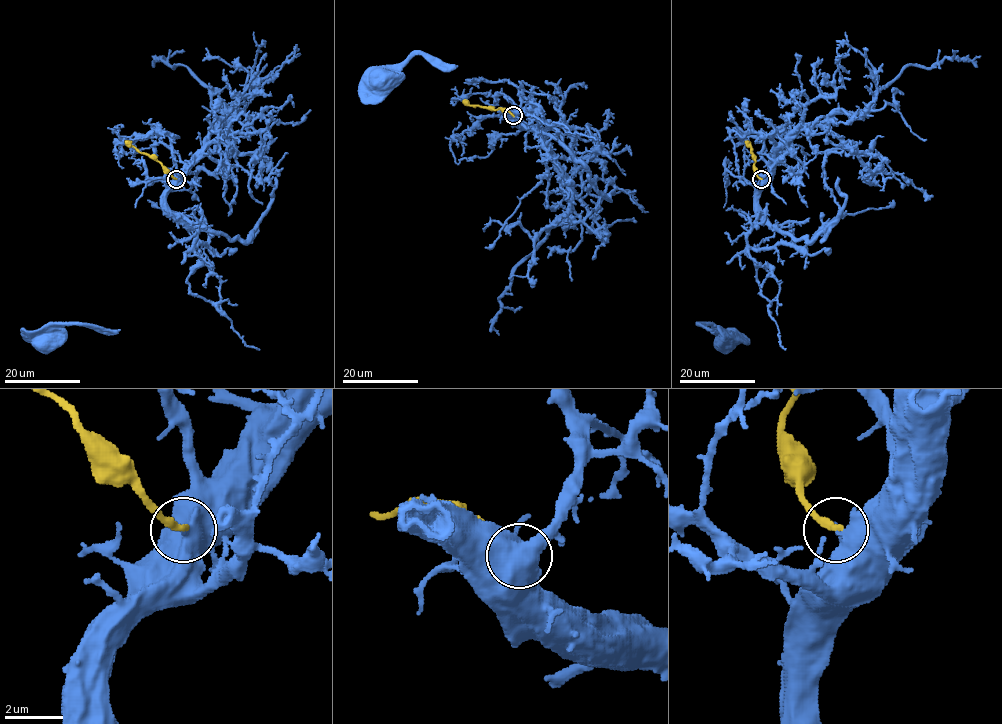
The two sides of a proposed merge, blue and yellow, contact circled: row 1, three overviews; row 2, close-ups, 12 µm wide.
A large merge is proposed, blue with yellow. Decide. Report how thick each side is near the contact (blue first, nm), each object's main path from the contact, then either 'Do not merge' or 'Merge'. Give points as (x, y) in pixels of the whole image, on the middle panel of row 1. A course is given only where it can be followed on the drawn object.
Thickness 550 nm (blue) against 280 nm. Course of blue: (513, 115), (503, 110), (538, 106), (528, 114), (457, 66), (420, 54), (383, 81). Course of yellow: (513, 115), (500, 108), (467, 105), (462, 101). Do not merge

